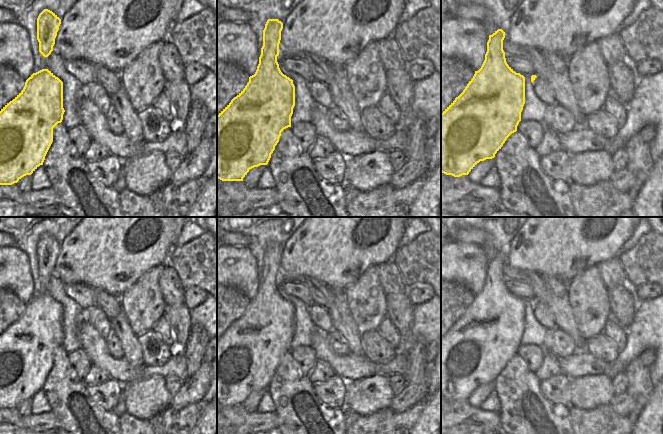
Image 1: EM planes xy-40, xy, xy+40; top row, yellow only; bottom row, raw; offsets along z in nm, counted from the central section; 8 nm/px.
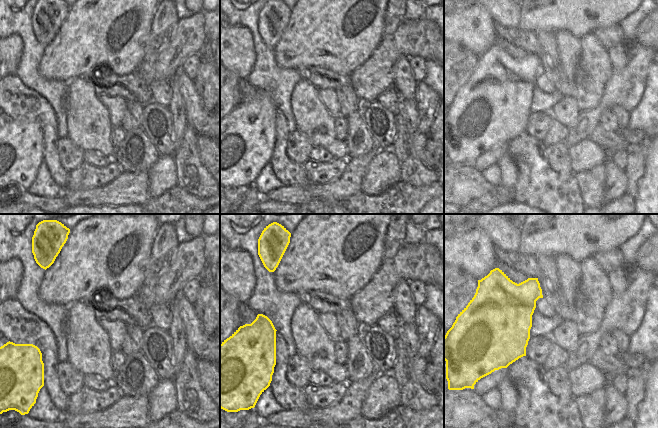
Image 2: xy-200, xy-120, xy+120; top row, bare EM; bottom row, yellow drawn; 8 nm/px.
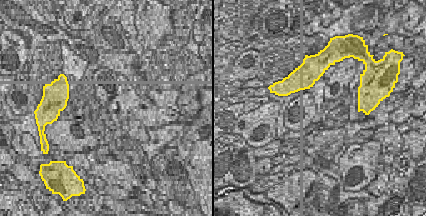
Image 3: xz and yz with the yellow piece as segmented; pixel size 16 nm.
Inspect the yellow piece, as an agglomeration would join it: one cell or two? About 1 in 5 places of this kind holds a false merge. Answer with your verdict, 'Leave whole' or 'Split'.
Leave whole.

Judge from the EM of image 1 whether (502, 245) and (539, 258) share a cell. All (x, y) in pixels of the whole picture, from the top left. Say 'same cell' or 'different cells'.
different cells

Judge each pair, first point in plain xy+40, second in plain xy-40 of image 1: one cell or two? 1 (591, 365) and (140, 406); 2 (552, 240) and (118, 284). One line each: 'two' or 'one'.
1: two
2: one

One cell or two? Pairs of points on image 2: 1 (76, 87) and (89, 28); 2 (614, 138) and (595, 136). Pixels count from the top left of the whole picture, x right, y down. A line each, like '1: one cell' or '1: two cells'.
1: two cells
2: one cell

